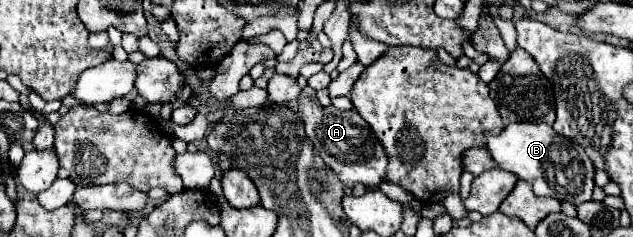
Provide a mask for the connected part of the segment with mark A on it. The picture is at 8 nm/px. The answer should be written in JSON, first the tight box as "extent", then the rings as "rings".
{"extent":[299,99,387,187],"rings":[[[301,99],[299,103],[301,119],[305,123],[305,133],[311,139],[317,155],[325,161],[325,165],[335,171],[335,175],[347,185],[363,183],[365,187],[377,187],[383,181],[387,169],[387,155],[373,135],[369,125],[359,117],[357,111],[341,111],[331,107],[321,107],[309,99]]]}

